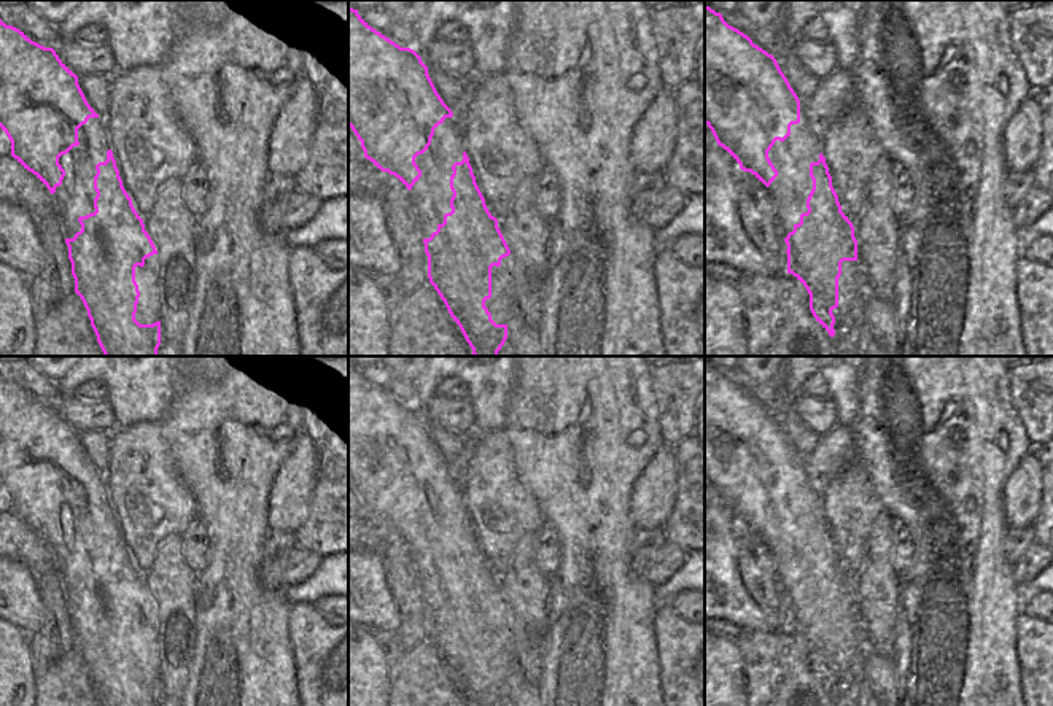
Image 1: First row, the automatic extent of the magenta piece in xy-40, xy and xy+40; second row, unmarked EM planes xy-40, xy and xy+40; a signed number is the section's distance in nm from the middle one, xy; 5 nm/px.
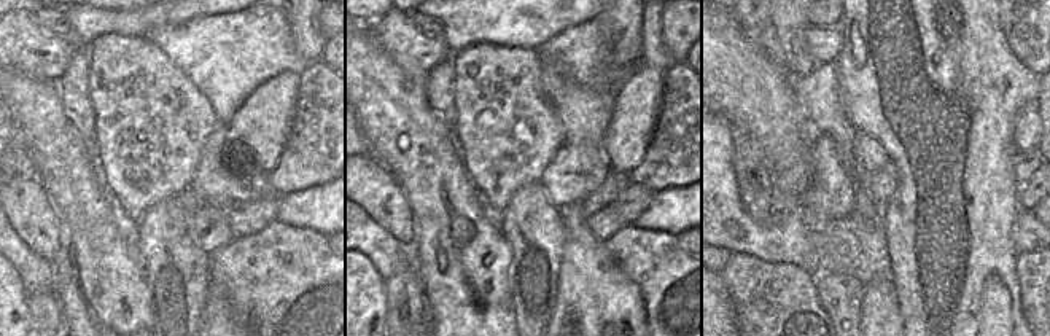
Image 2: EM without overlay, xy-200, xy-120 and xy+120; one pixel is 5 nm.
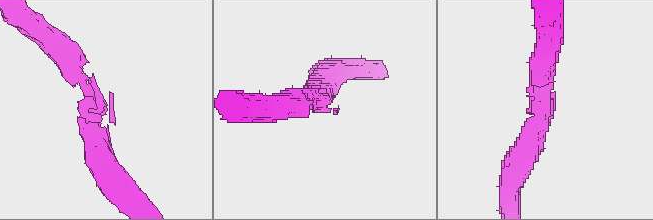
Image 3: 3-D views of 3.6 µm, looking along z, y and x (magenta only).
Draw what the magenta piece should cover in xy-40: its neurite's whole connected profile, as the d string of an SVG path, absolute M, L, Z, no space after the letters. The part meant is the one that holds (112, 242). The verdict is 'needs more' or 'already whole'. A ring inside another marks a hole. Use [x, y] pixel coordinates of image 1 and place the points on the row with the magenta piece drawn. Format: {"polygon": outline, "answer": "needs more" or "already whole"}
{"polygon": "M111 149L107 151L107 161L99 162L95 170L95 211L80 216L81 231L73 239L65 239L75 278L75 293L87 310L91 326L105 356L157 356L161 321L140 324L135 320L140 297L135 267L143 267L145 259L157 254L157 250L122 186Z", "answer": "already whole"}

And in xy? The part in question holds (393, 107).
{"polygon": "M348 6L348 126L361 142L364 157L410 191L422 176L415 157L428 149L434 129L452 116L422 57L372 29Z", "answer": "already whole"}

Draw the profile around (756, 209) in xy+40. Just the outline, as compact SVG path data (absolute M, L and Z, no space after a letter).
M751 172L736 176L736 211L743 231L764 254L783 254L784 235L778 224L778 211L768 188Z

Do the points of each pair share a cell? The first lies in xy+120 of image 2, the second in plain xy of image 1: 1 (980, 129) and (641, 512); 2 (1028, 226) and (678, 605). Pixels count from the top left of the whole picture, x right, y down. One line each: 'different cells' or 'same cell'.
1: different cells
2: same cell

